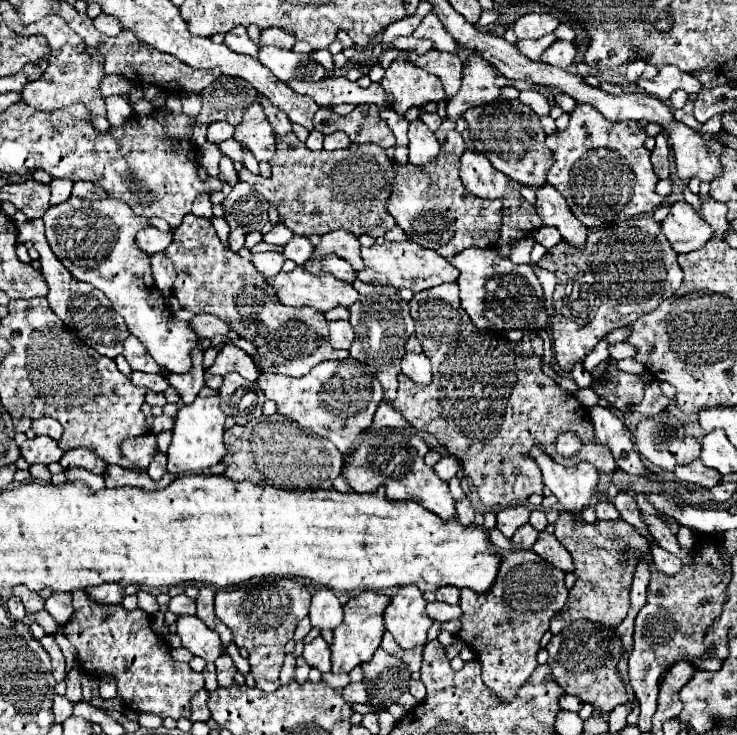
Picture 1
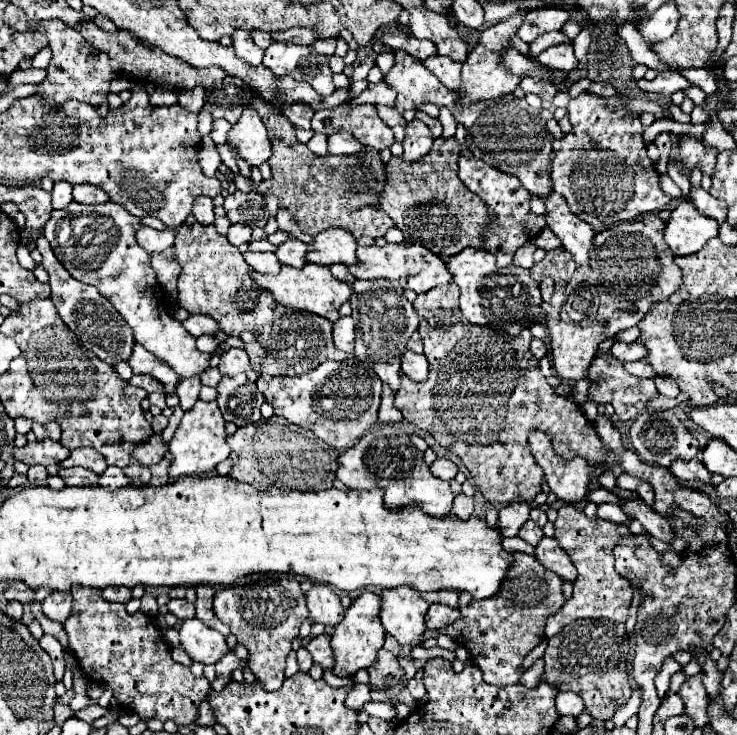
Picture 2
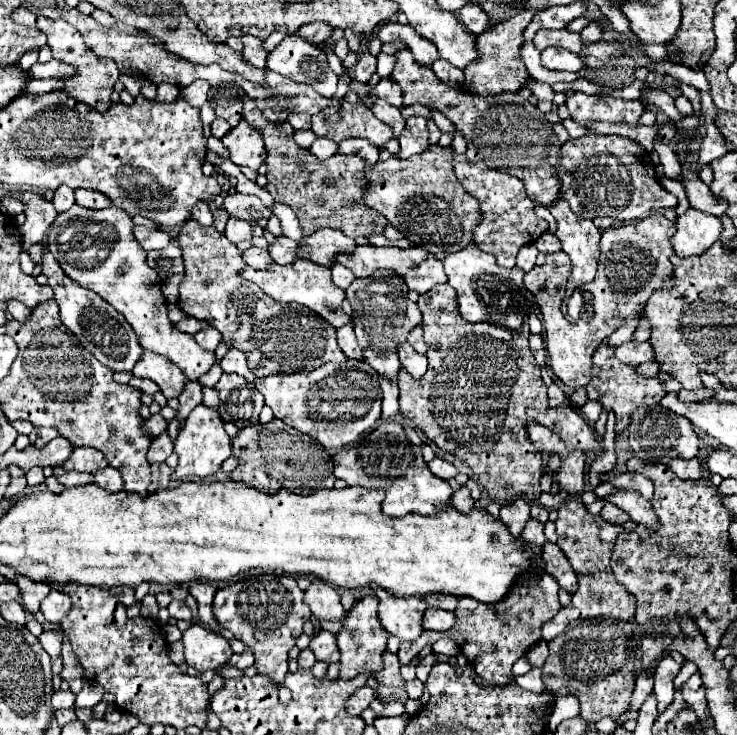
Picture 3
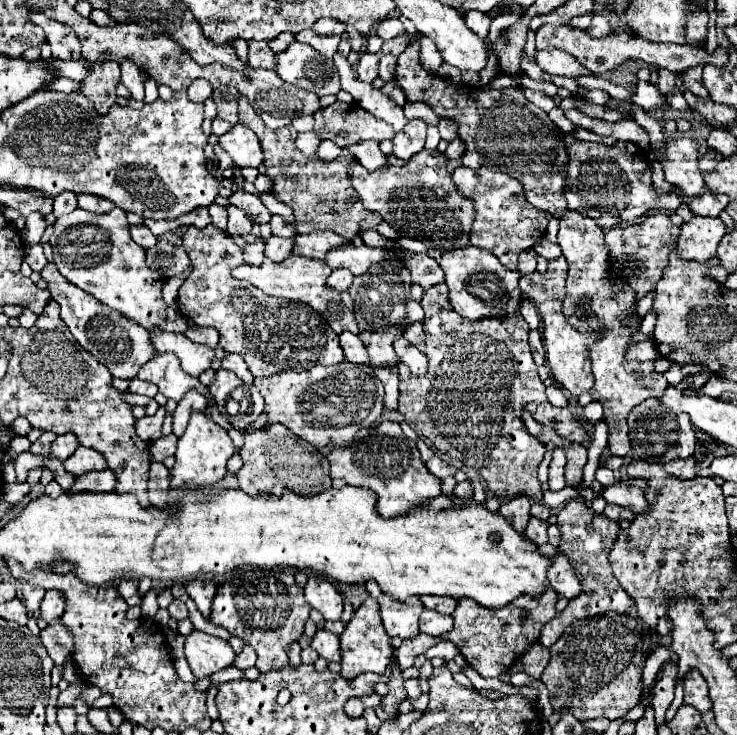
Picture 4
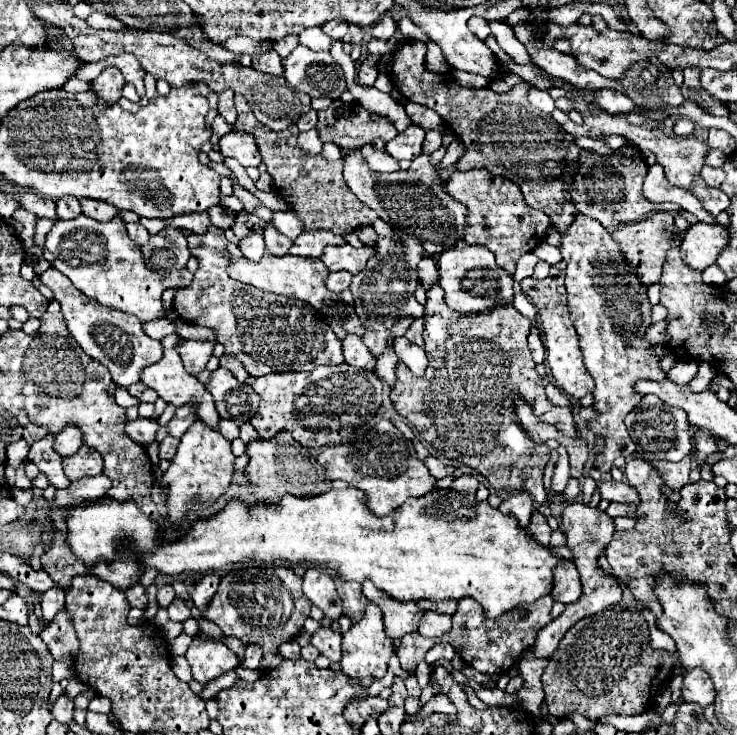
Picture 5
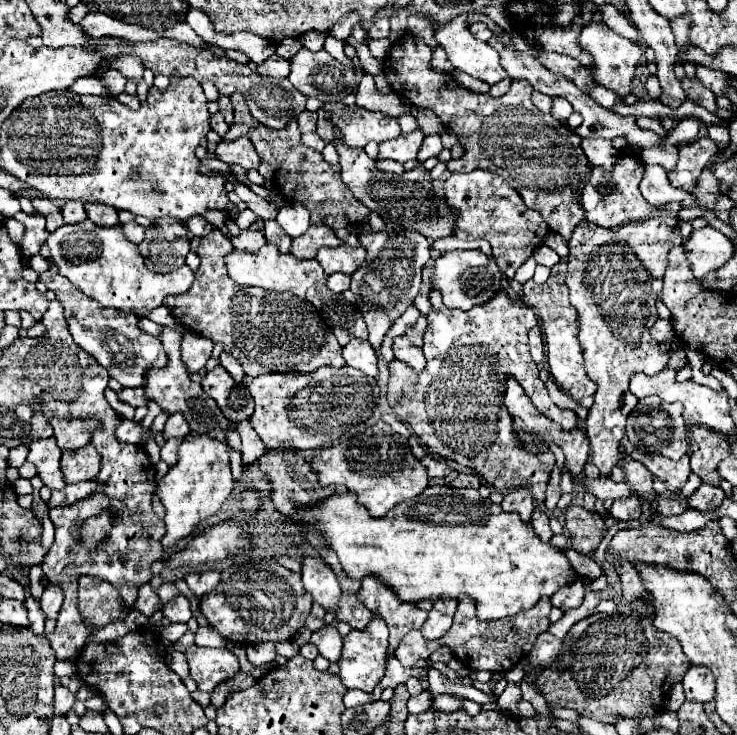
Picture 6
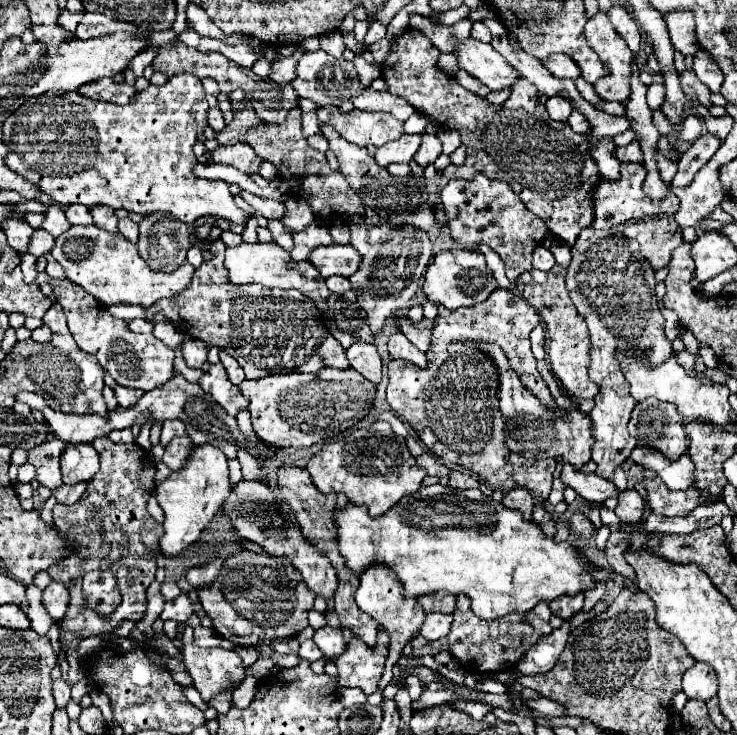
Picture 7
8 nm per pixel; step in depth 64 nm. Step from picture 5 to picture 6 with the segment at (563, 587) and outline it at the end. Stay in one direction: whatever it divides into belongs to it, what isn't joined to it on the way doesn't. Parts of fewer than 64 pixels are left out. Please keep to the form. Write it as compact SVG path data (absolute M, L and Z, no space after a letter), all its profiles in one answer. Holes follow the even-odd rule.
M576 580L574 584L568 584L568 588L560 588L554 596L552 596L552 606L562 608L564 612L570 608L578 608L584 600L584 584L582 580Z

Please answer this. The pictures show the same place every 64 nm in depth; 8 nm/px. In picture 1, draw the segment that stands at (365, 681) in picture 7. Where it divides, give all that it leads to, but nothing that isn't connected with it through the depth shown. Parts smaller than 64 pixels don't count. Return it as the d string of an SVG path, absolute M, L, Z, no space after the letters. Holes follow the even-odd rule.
M360 592L358 596L350 598L350 602L344 606L344 622L334 630L334 642L332 642L332 672L350 672L352 668L370 662L376 648L382 642L384 636L384 620L382 612L388 606L388 596L380 592Z

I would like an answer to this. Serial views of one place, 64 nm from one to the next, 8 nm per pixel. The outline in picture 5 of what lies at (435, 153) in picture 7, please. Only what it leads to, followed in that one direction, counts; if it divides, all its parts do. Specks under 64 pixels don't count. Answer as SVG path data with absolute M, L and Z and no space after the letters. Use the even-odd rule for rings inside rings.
M436 130L426 132L426 140L424 140L422 152L424 152L424 154L432 154L432 152L436 152L440 146L442 146L442 134L436 132Z

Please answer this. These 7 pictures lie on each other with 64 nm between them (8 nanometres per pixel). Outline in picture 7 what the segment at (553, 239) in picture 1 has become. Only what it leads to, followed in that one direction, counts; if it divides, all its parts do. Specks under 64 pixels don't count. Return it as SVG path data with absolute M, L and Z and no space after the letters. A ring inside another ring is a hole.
M540 244L540 246L534 250L534 256L532 256L532 266L534 266L534 268L538 268L538 270L548 272L554 264L556 264L556 262L554 262L552 252L550 252L550 250L546 250L546 248Z

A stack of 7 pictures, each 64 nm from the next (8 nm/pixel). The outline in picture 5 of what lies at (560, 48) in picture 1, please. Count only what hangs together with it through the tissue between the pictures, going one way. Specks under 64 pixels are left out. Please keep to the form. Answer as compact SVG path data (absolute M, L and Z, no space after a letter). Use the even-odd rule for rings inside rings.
M528 44L526 50L528 50L528 54L536 66L546 70L550 76L556 76L556 78L570 82L572 86L576 86L580 90L592 90L594 92L594 90L602 90L602 88L610 86L610 80L584 68L570 54L556 52L554 48L536 48L536 44Z

